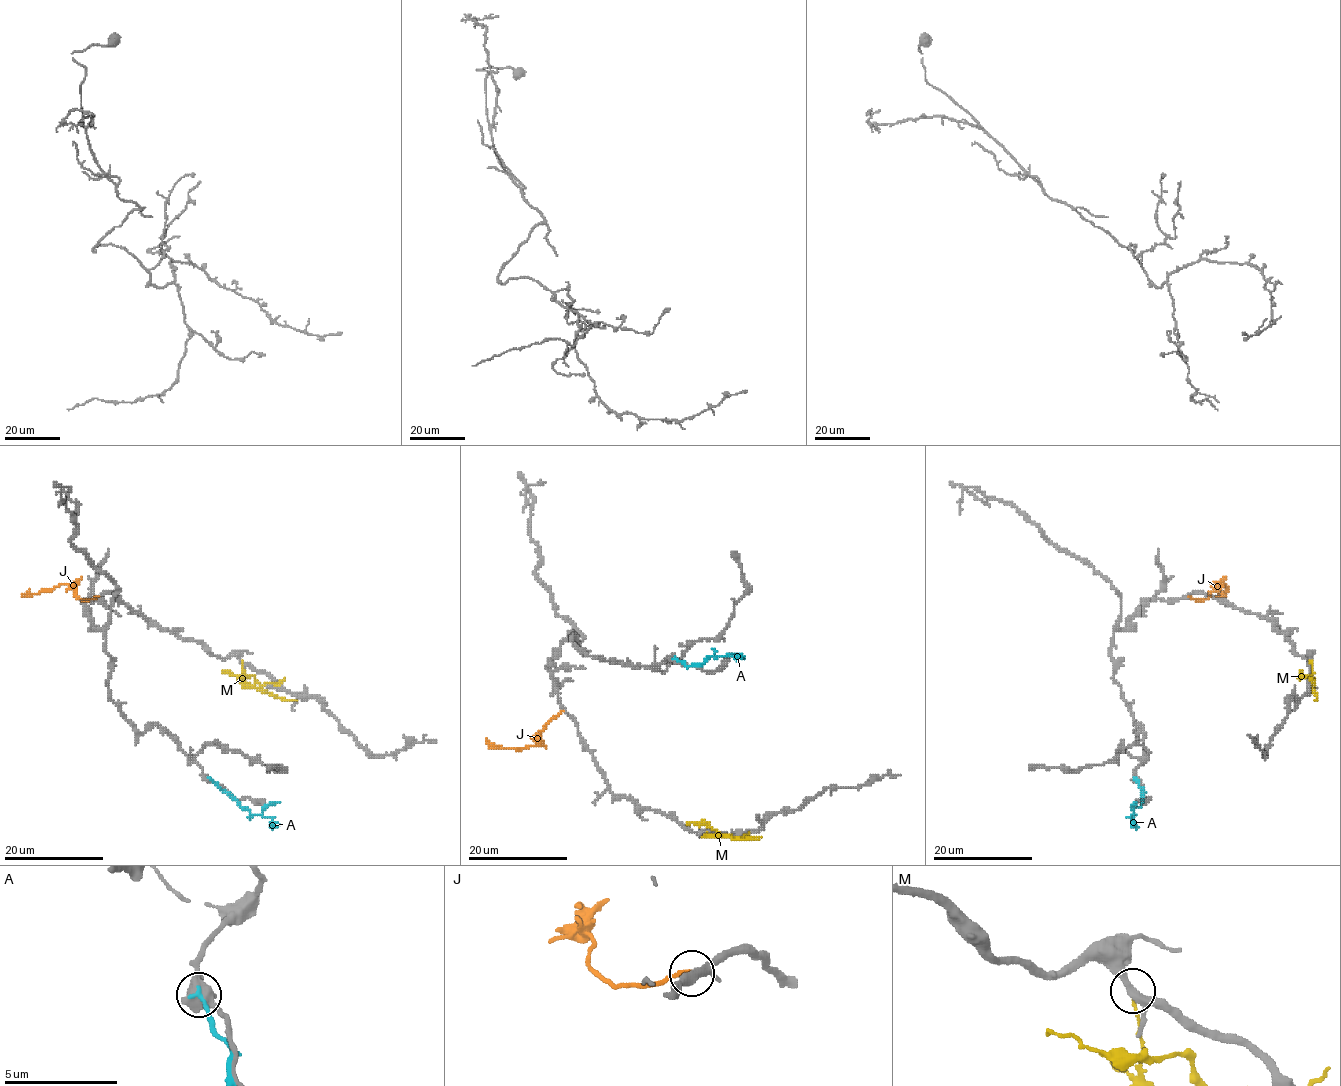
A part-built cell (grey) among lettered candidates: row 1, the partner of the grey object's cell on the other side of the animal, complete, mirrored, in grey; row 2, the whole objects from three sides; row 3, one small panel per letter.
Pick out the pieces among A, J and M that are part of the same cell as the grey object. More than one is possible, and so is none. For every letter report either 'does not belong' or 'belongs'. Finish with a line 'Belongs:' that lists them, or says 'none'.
A: does not belong
J: belongs
M: does not belong
Belongs: J

